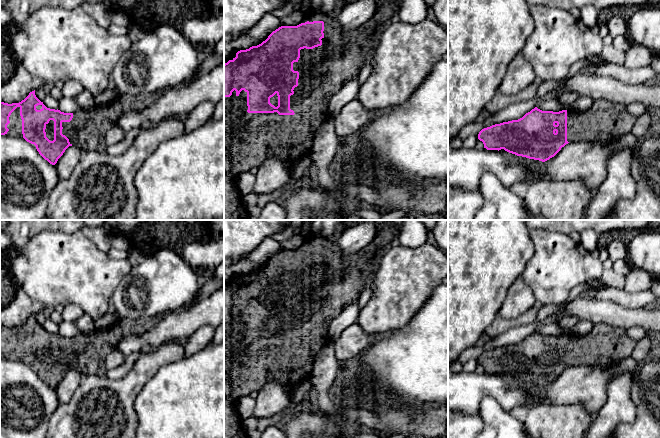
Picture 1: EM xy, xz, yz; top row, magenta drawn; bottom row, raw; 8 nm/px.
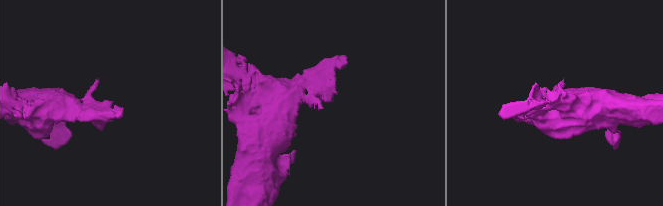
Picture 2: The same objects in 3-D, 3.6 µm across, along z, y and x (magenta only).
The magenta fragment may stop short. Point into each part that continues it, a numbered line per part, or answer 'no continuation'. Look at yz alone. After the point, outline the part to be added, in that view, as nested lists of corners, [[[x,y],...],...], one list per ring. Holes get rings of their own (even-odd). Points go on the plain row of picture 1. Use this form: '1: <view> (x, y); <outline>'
1: yz (605, 345); [[[597,324],[586,336],[567,334],[567,365],[609,367],[631,356],[635,345],[626,329]]]

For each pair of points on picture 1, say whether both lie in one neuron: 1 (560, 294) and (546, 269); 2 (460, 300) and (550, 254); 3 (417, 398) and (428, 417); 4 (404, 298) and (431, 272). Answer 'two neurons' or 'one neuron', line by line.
1: one neuron
2: two neurons
3: two neurons
4: one neuron

